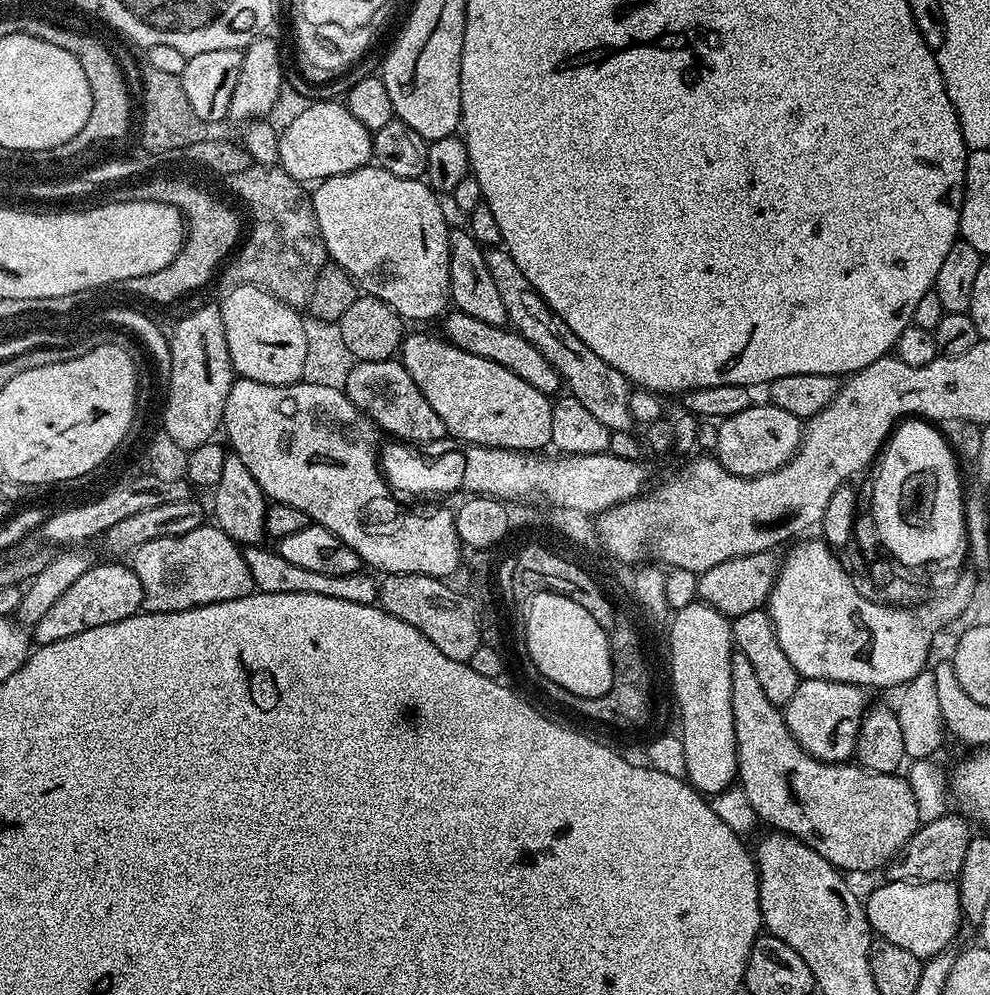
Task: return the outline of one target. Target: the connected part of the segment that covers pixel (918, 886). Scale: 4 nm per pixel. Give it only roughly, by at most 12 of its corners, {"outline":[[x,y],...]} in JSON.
{"outline":[[952,880],[884,882],[866,896],[879,939],[921,958],[962,925]]}

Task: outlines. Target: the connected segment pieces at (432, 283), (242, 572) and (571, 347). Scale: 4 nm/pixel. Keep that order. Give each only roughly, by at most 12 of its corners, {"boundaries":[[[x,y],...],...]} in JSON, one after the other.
{"boundaries":[[[365,166],[310,199],[331,263],[400,317],[449,307],[450,223]],[[212,522],[146,542],[130,566],[146,612],[254,591],[241,545]],[[484,248],[508,324],[558,370],[570,396],[627,432],[630,382],[526,282]]]}

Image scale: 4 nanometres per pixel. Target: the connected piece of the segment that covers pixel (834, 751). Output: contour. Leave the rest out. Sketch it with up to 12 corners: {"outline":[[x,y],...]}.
{"outline":[[801,679],[783,705],[790,734],[815,760],[853,759],[865,689]]}

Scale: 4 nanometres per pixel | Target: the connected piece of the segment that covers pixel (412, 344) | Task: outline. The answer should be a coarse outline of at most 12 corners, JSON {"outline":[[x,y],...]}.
{"outline":[[424,332],[402,363],[449,437],[528,453],[553,401]]}

